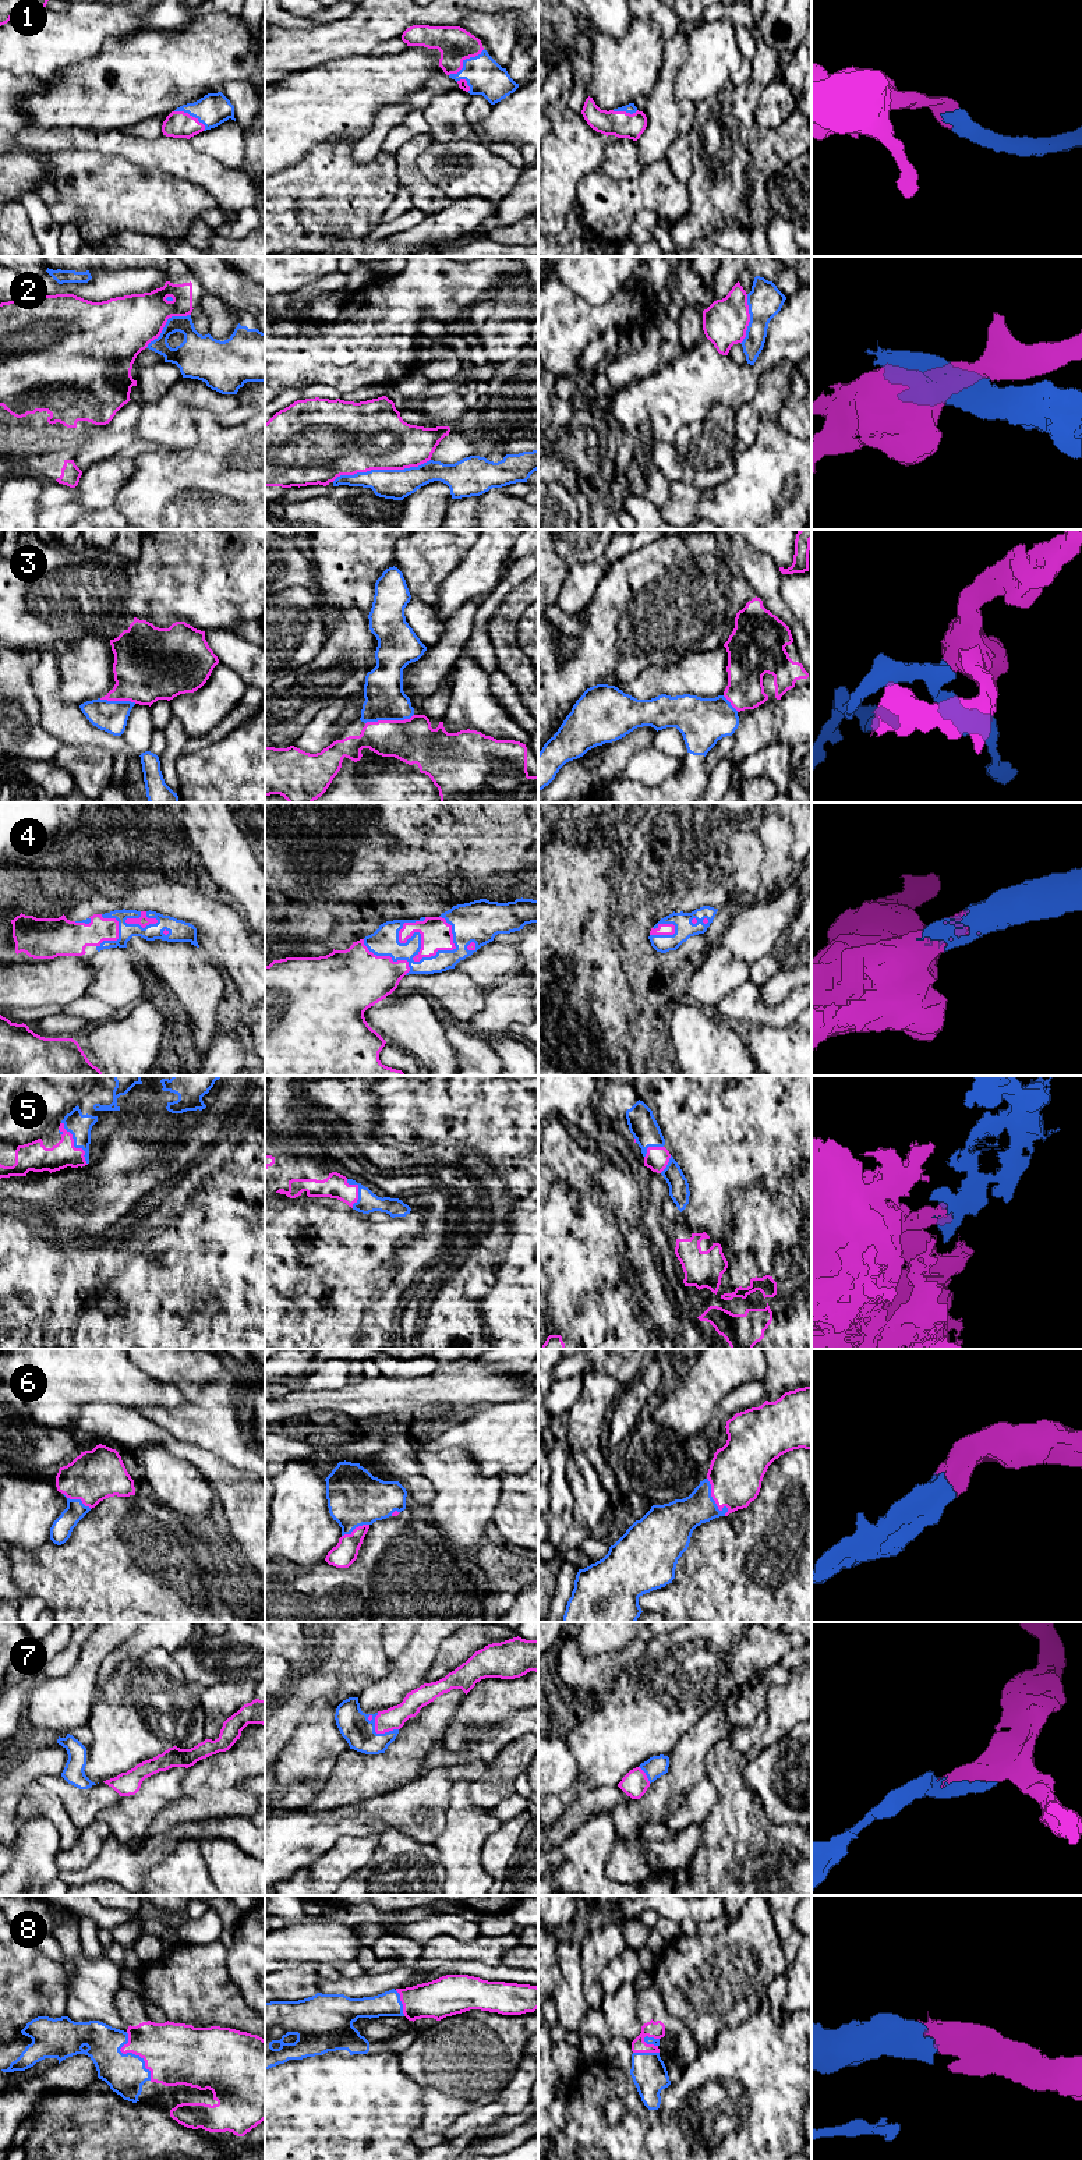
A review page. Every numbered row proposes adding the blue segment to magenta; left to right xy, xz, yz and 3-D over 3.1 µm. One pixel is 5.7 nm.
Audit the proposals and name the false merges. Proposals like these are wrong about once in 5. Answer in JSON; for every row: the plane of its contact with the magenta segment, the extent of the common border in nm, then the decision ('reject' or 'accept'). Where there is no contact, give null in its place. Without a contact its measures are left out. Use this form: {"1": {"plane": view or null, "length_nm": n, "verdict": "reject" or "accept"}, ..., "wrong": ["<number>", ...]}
{"1": {"plane": "xz", "length_nm": 260, "verdict": "accept"}, "2": {"plane": "xz", "length_nm": 600, "verdict": "reject"}, "3": {"plane": "xz", "length_nm": 280, "verdict": "accept"}, "4": {"plane": "xz", "length_nm": 360, "verdict": "accept"}, "5": {"plane": "xy", "length_nm": 280, "verdict": "reject"}, "6": {"plane": "yz", "length_nm": 240, "verdict": "accept"}, "7": {"plane": "xz", "length_nm": 200, "verdict": "accept"}, "8": {"plane": "xy", "length_nm": 320, "verdict": "accept"}, "wrong": ["2", "5"]}

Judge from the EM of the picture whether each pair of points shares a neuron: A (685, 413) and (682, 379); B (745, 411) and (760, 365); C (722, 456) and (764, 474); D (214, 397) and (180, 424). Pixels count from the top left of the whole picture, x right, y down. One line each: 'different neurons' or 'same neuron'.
A: same neuron
B: different neurons
C: different neurons
D: same neuron

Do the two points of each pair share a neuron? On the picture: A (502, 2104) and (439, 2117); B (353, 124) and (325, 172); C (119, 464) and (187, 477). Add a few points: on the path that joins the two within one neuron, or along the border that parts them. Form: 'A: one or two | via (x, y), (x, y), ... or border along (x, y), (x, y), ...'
A: two | border along (498, 2096), (463, 2113), (445, 2132)
B: two | border along (353, 142), (318, 141), (313, 147)
C: two | border along (135, 457), (135, 470), (117, 495)

